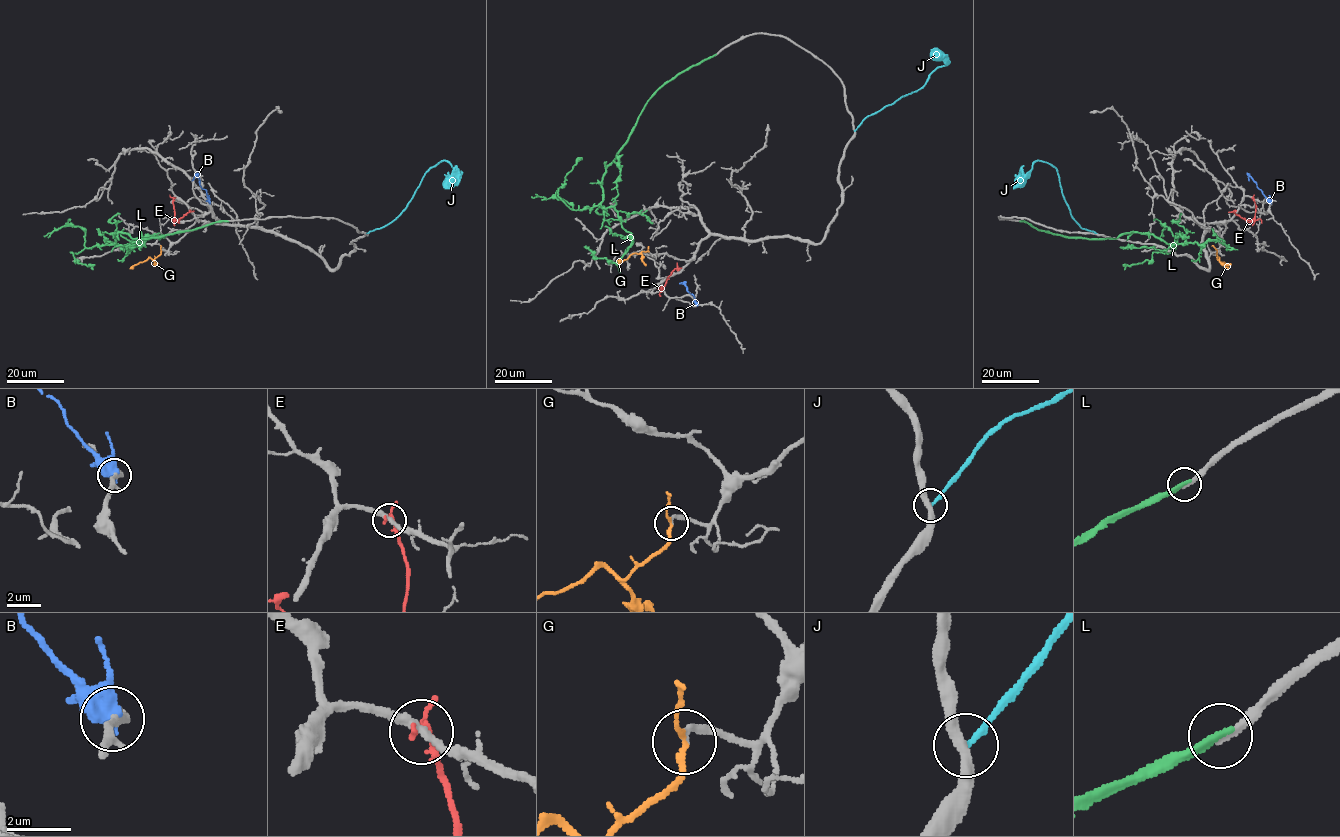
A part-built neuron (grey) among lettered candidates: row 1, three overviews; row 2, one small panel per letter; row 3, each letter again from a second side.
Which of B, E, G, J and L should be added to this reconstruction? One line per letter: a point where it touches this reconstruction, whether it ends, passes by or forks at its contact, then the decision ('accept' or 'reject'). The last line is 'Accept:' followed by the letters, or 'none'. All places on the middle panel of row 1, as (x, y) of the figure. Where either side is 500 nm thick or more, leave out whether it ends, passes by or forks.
B: (696, 305) | it passes by | reject
E: (661, 287) | it passes by | reject
G: (648, 251) | it passes by | accept
J: (855, 130) | it ends | reject
L: (715, 55) | it ends | accept
Accept: G, L

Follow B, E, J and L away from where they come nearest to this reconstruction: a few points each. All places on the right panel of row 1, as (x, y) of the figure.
B: (1271, 202), (1249, 176), (1249, 181)
E: (1253, 198), (1256, 212), (1251, 220), (1228, 212)
J: (1096, 233), (1083, 229), (1071, 215), (1057, 170), (1049, 164), (1036, 161), (1030, 176), (1022, 185), (1015, 187)
L: (1020, 221), (1064, 236), (1104, 239), (1152, 233), (1172, 245), (1217, 240), (1227, 247), (1211, 228)

